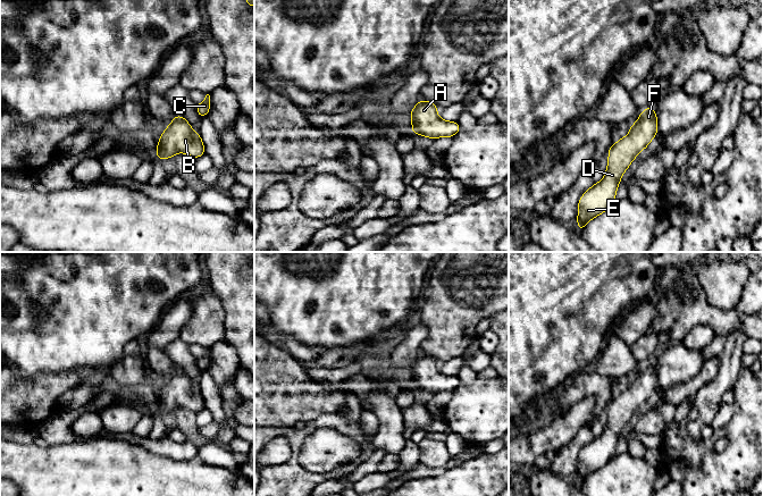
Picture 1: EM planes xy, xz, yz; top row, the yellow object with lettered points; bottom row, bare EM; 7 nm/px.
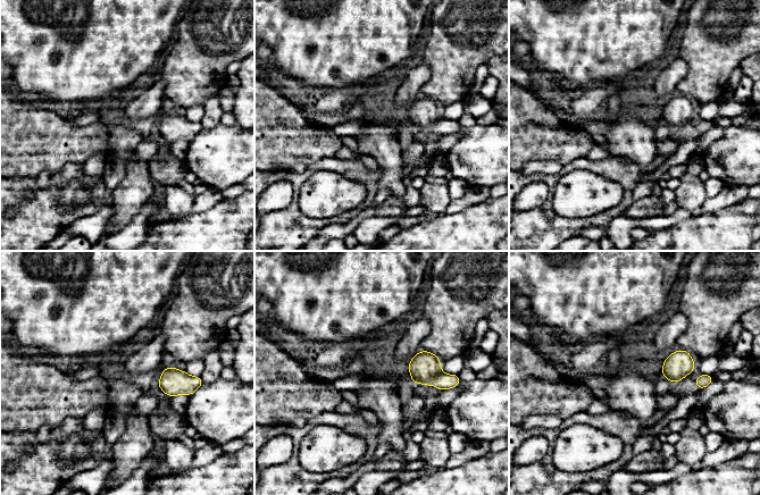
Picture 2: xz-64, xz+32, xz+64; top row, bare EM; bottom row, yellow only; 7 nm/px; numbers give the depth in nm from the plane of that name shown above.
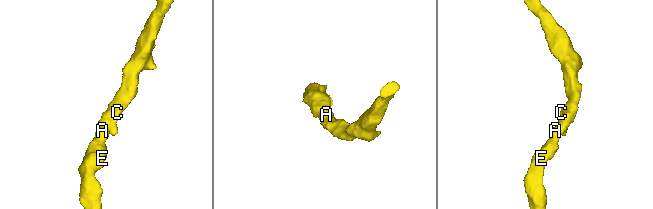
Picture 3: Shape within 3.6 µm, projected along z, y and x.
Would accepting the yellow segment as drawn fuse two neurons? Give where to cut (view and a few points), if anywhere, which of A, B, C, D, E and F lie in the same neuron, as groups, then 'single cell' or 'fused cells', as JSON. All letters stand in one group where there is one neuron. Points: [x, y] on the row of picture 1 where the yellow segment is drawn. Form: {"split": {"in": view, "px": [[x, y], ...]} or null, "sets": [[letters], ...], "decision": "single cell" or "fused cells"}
{"split": null, "sets": [["A", "B", "C", "D", "E", "F"]], "decision": "single cell"}

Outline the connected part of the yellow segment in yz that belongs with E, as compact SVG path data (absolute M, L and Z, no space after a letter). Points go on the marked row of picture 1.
M652 107L644 109L630 126L629 135L609 149L607 168L603 179L587 190L578 203L578 229L581 232L589 220L606 211L615 202L621 177L632 160L648 146L657 133L657 116Z

